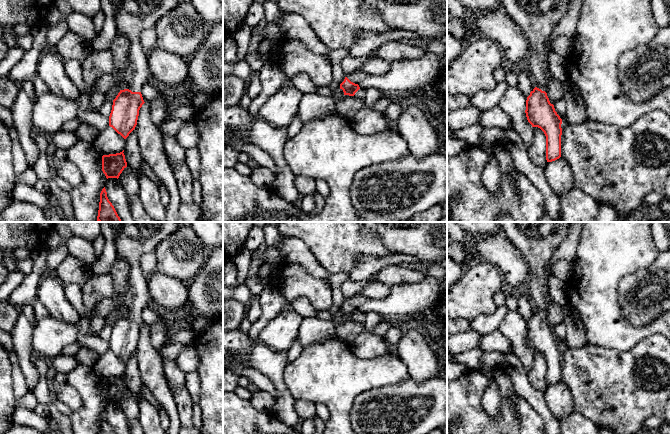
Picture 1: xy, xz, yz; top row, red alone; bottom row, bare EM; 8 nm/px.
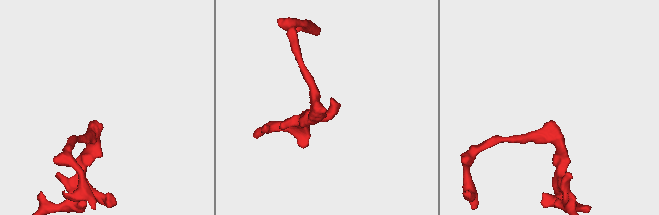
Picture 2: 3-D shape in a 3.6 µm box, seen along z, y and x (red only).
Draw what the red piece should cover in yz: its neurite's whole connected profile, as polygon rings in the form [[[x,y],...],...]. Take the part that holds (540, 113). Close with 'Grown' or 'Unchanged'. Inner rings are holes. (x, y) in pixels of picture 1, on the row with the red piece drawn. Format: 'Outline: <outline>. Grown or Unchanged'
Outline: [[[499,0],[502,9],[523,30],[529,42],[530,51],[526,60],[529,65],[535,88],[526,100],[526,117],[532,127],[540,128],[546,136],[546,160],[552,162],[561,157],[562,119],[550,103],[547,93],[547,84],[550,76],[548,55],[545,41],[550,36],[553,28],[560,22],[568,11],[573,0]]]. Grown

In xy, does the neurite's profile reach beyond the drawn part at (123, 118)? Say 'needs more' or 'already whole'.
needs more

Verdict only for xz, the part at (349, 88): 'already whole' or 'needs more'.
needs more

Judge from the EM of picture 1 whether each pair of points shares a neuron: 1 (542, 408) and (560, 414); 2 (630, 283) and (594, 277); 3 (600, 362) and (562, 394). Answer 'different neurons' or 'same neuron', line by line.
1: different neurons
2: different neurons
3: different neurons

